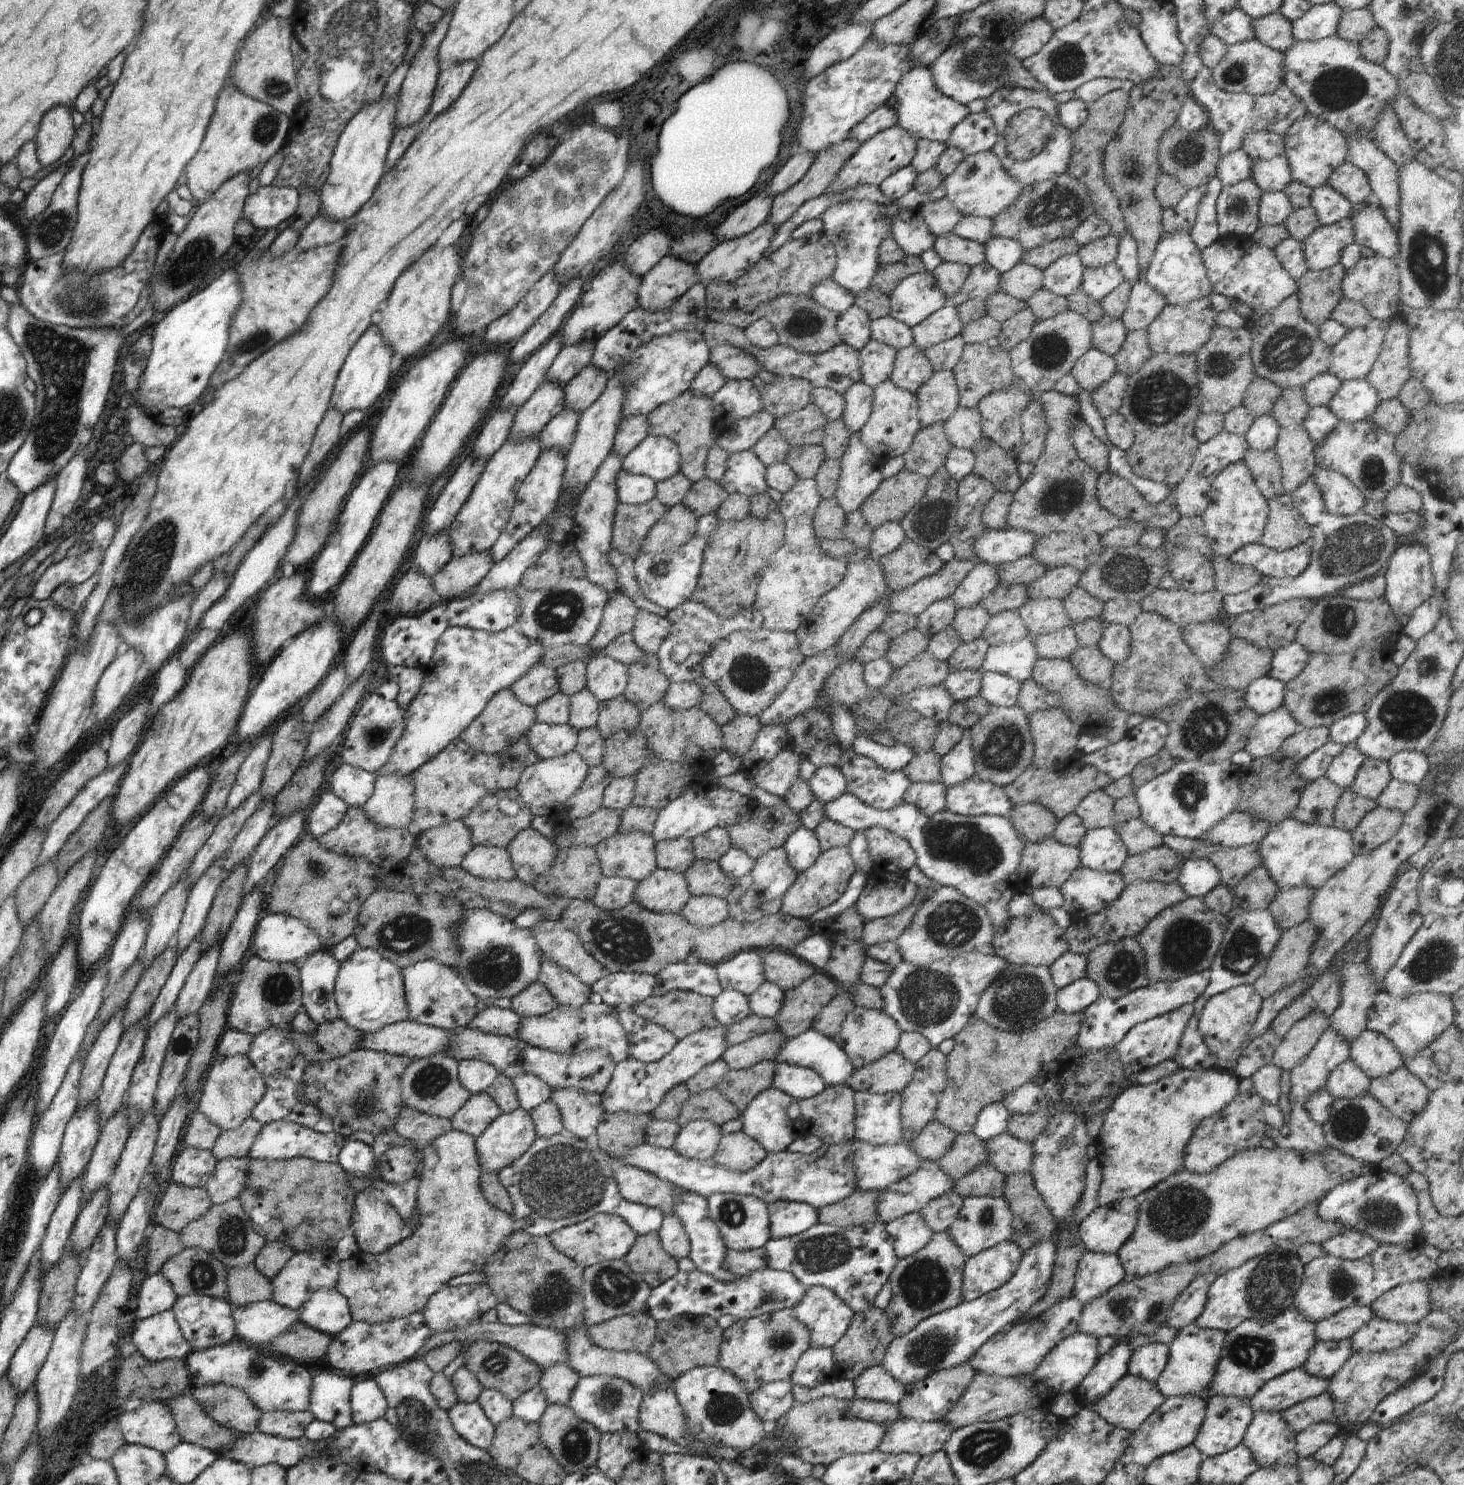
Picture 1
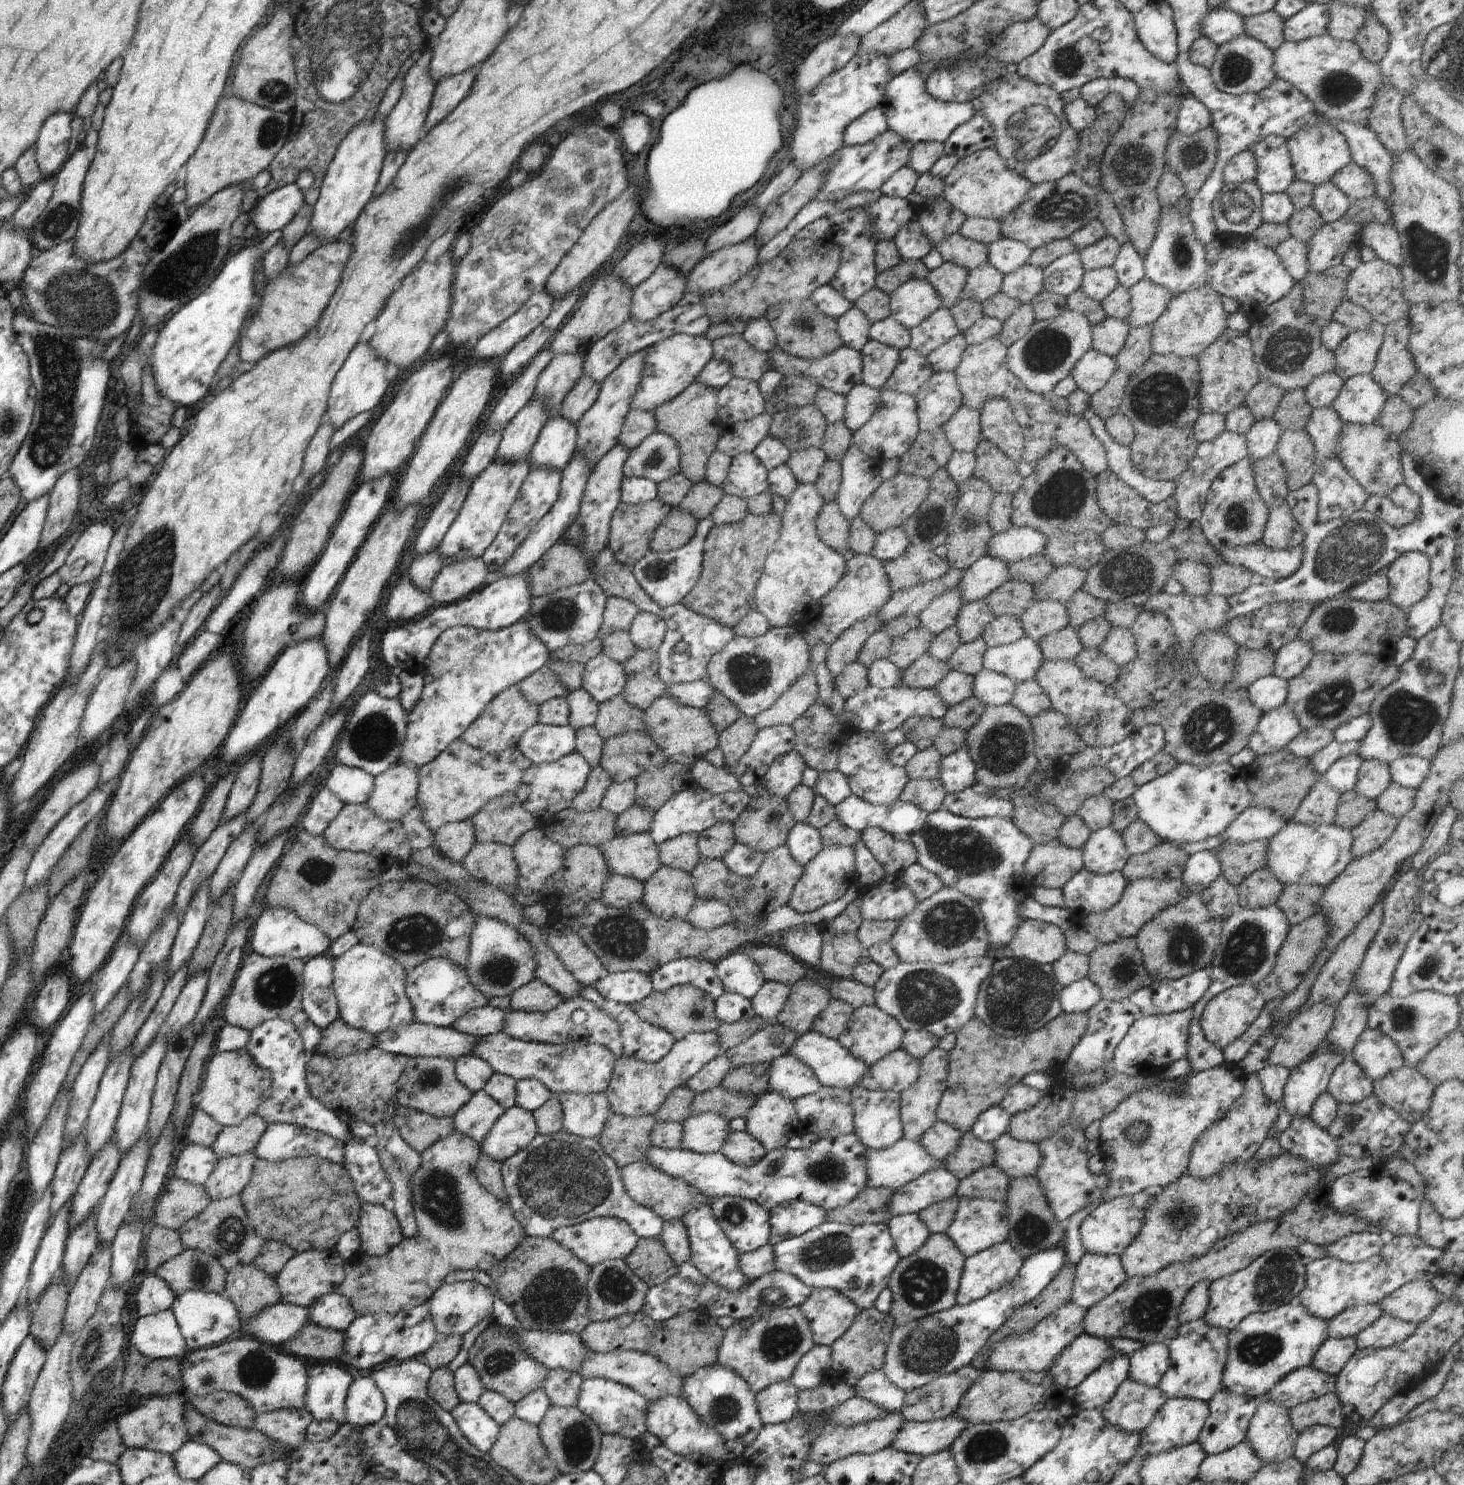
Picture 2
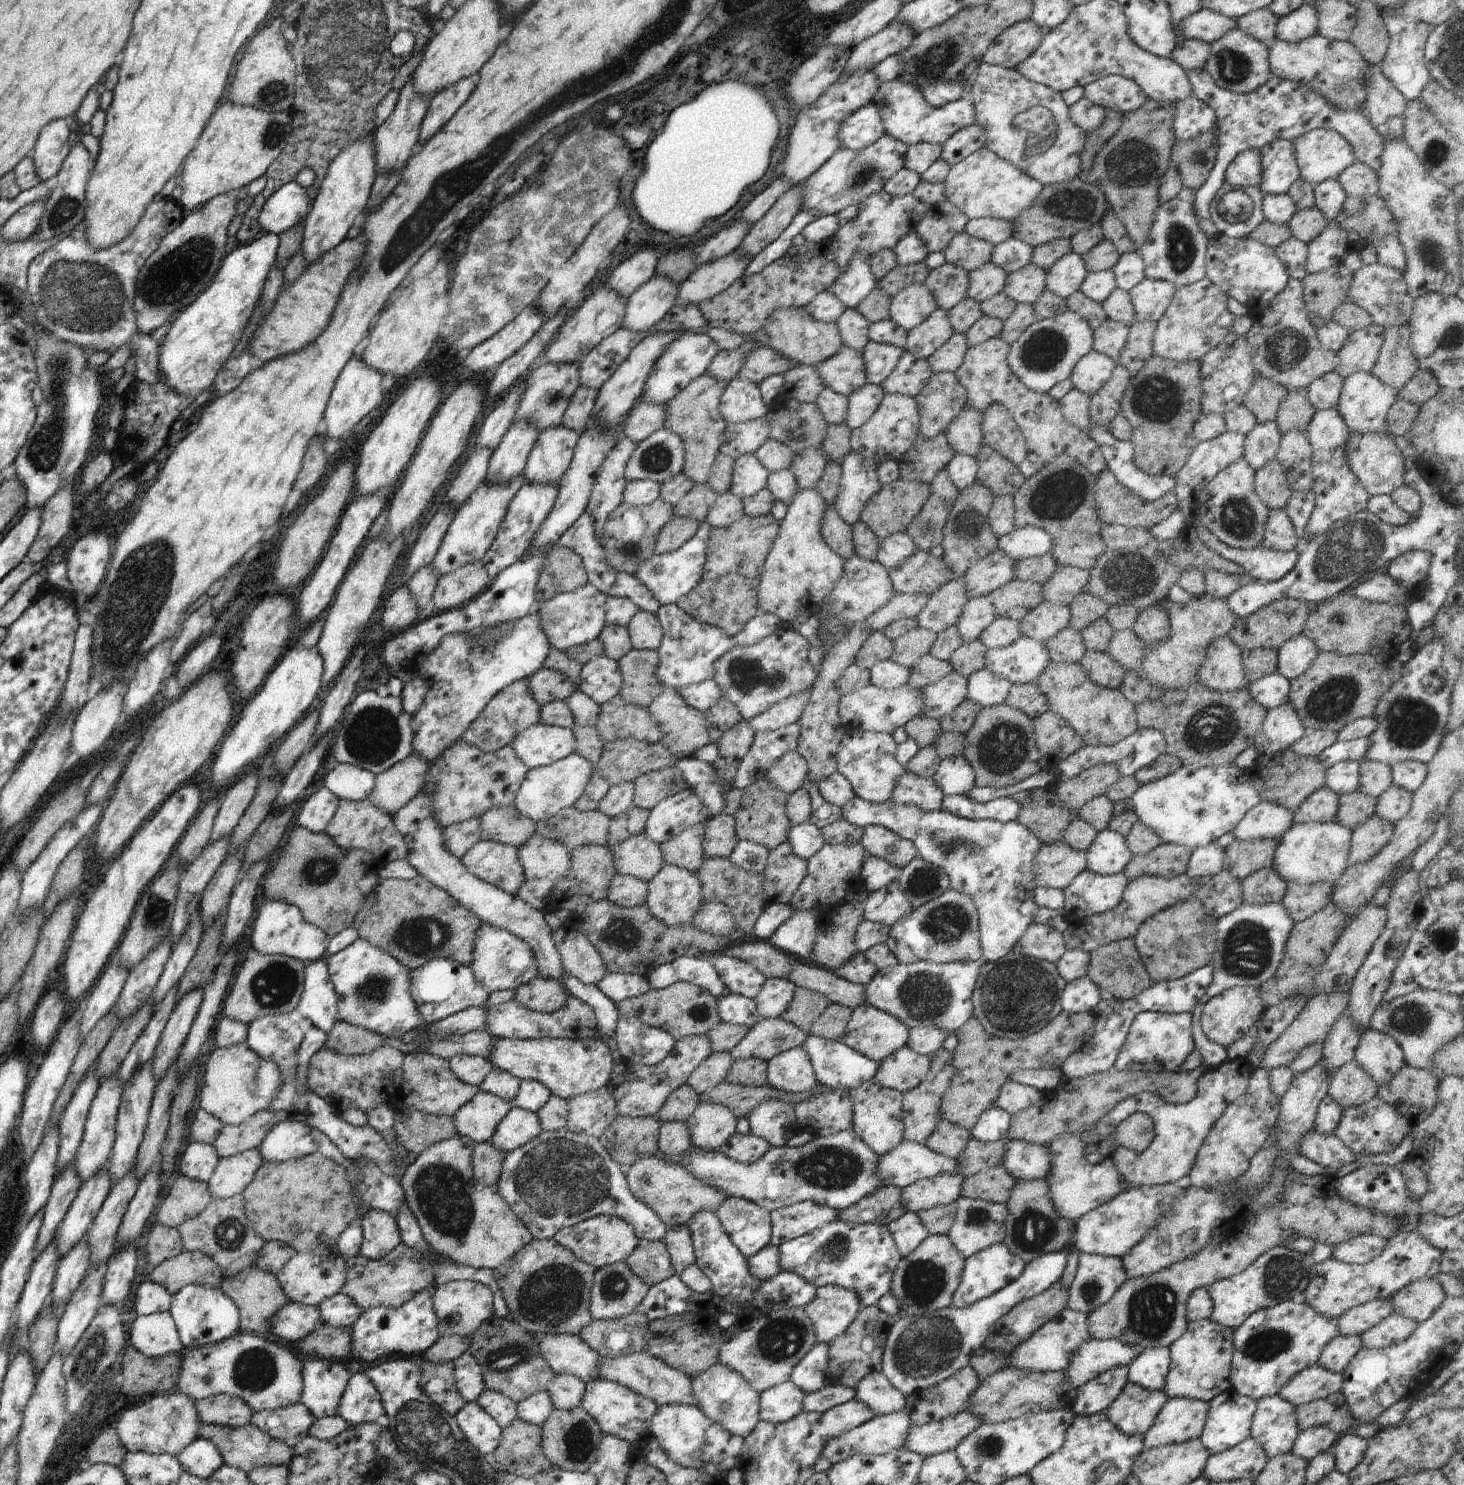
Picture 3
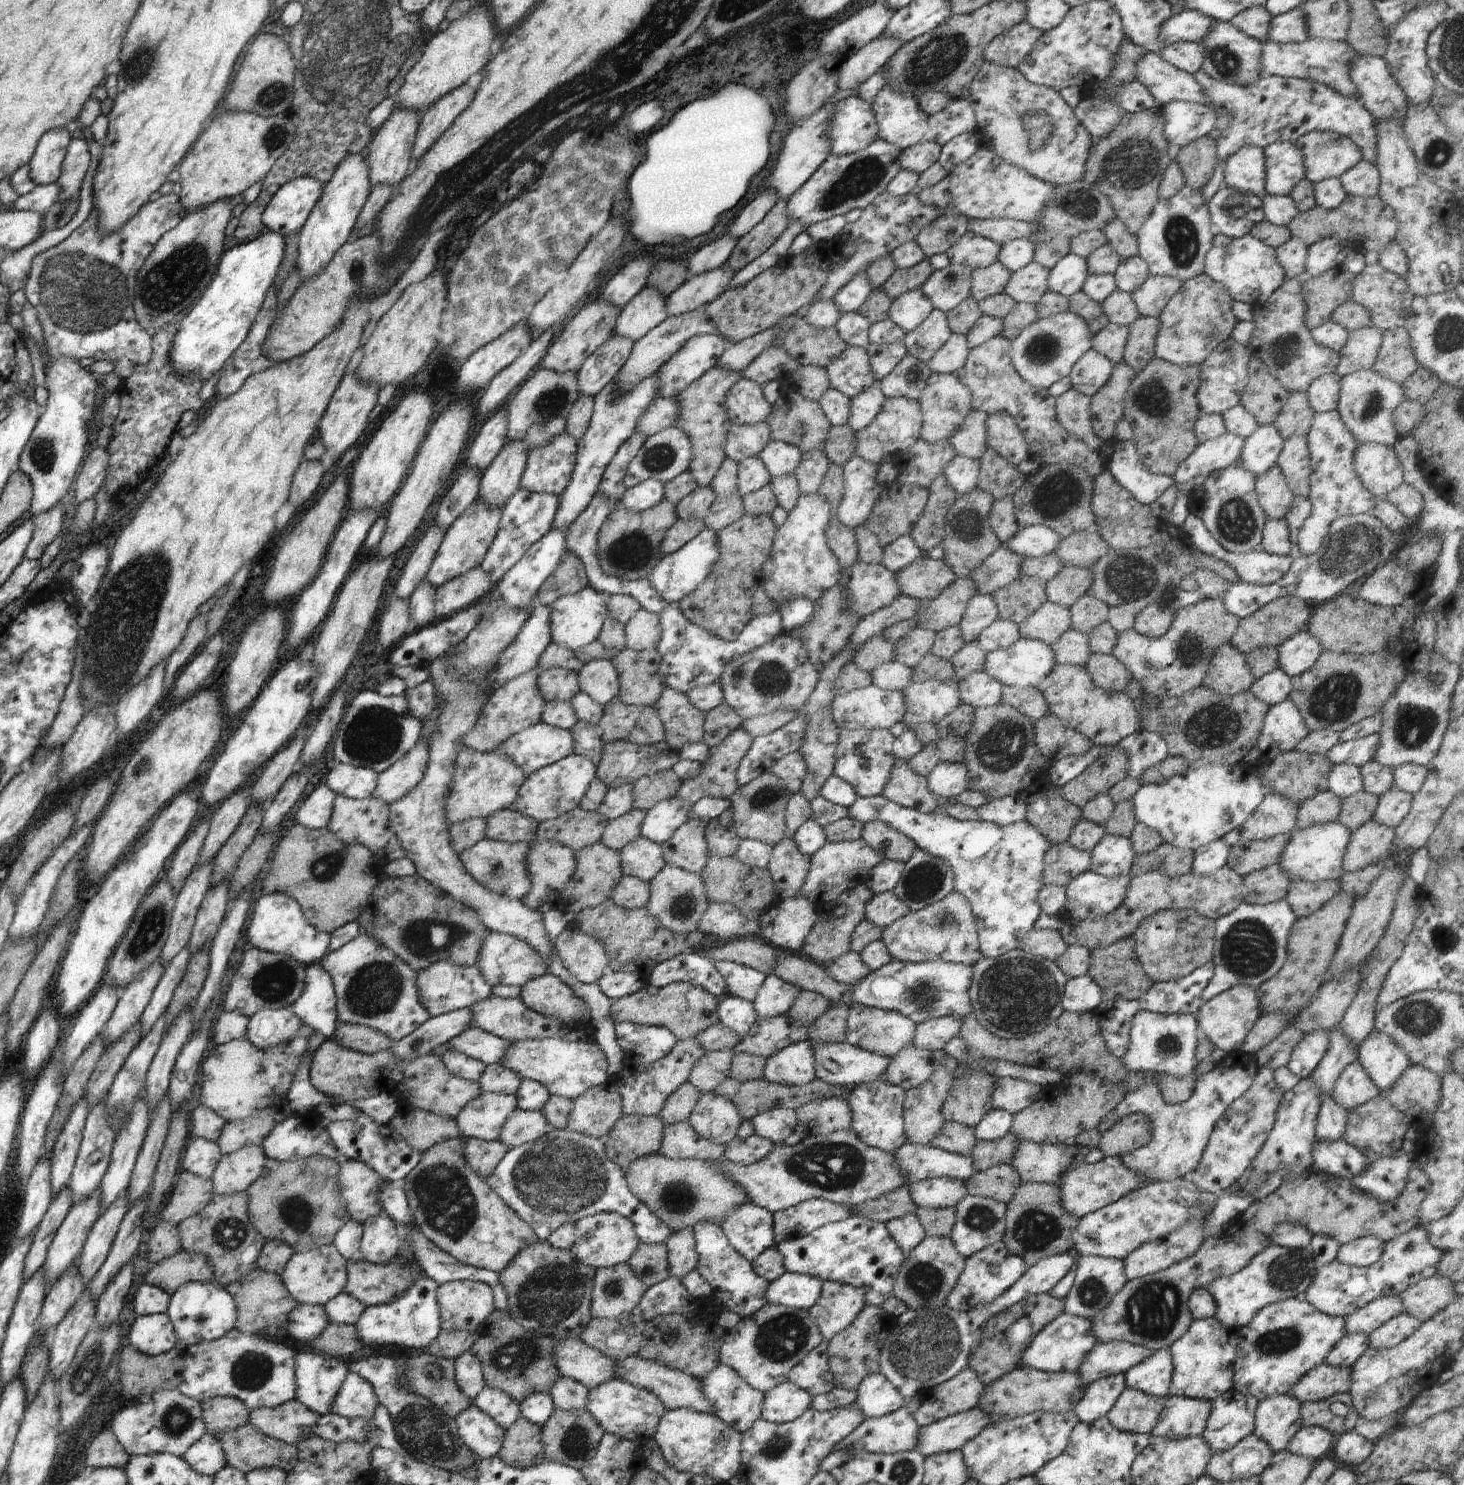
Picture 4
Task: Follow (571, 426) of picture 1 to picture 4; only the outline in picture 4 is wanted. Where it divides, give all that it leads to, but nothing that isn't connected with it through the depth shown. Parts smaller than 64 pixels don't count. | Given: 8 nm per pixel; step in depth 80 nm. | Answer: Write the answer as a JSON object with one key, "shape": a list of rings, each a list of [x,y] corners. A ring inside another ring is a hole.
{"shape":[[[566,430],[550,442],[534,447],[527,456],[520,486],[560,498],[575,470],[578,450],[577,440]]]}

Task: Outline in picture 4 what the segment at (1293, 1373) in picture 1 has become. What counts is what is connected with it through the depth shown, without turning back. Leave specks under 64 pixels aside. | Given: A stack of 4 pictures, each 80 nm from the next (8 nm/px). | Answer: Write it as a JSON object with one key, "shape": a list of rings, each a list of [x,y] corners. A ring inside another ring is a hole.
{"shape":[[[1322,1363],[1299,1378],[1287,1394],[1302,1404],[1308,1401],[1318,1402],[1338,1393],[1346,1393],[1350,1386],[1350,1377],[1350,1368]]]}

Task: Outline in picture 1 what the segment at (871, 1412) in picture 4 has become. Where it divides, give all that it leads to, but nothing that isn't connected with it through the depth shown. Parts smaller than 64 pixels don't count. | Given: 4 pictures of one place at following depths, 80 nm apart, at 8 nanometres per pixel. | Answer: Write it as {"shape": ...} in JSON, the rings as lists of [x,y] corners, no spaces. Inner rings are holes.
{"shape":[[[883,1365],[866,1369],[853,1382],[858,1399],[888,1401],[898,1405],[905,1393],[905,1386],[892,1377]]]}

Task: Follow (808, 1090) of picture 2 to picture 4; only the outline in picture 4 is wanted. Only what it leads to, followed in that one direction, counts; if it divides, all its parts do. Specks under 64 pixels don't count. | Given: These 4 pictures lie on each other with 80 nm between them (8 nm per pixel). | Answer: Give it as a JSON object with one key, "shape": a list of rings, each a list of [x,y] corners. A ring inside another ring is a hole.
{"shape":[[[800,1041],[769,1056],[763,1078],[771,1083],[797,1087],[815,1079],[815,1058],[810,1041]]]}

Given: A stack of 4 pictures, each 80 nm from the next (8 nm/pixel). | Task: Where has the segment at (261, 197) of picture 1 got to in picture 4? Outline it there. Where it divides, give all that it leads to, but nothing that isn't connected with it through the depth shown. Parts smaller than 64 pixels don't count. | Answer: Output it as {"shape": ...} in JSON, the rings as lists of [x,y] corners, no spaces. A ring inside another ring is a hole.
{"shape":[[[298,177],[283,184],[262,213],[262,222],[273,233],[285,237],[304,226],[323,184],[312,177]]]}

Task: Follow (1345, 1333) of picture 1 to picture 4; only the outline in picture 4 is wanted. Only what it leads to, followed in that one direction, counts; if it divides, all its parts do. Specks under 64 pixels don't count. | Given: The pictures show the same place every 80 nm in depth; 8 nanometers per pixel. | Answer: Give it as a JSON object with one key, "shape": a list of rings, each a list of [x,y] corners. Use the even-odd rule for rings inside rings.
{"shape":[[[1396,1294],[1396,1296],[1378,1297],[1343,1319],[1347,1334],[1369,1335],[1392,1317],[1404,1312],[1401,1296]]]}

